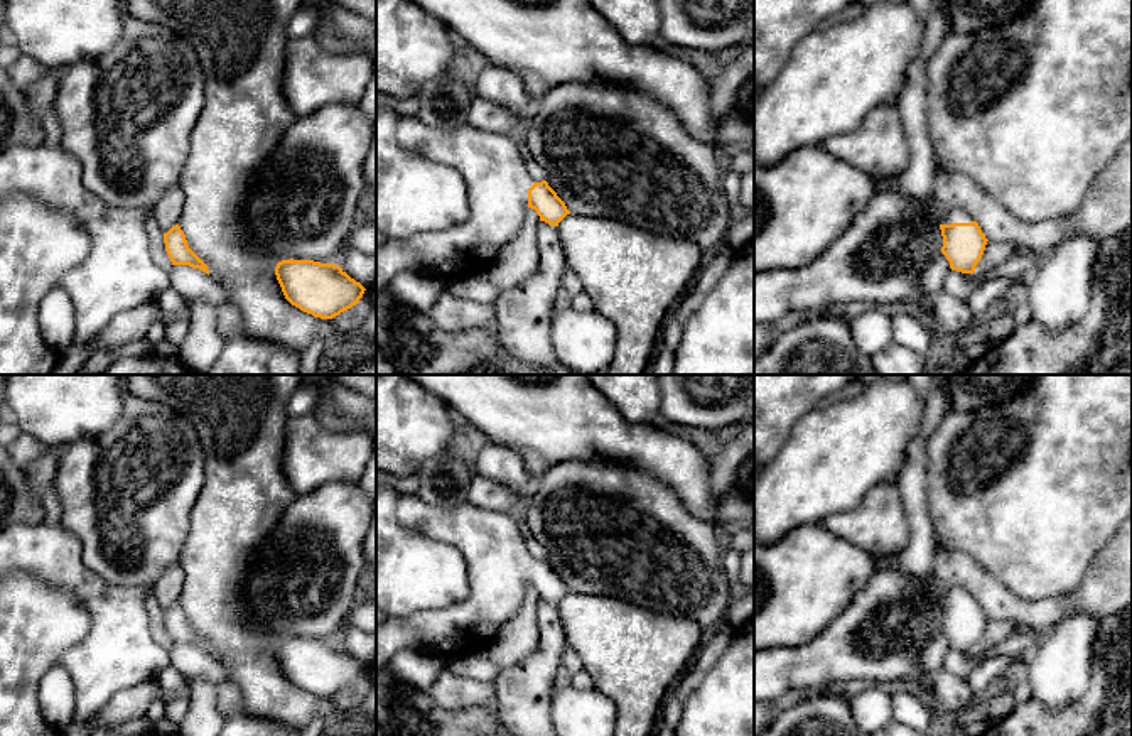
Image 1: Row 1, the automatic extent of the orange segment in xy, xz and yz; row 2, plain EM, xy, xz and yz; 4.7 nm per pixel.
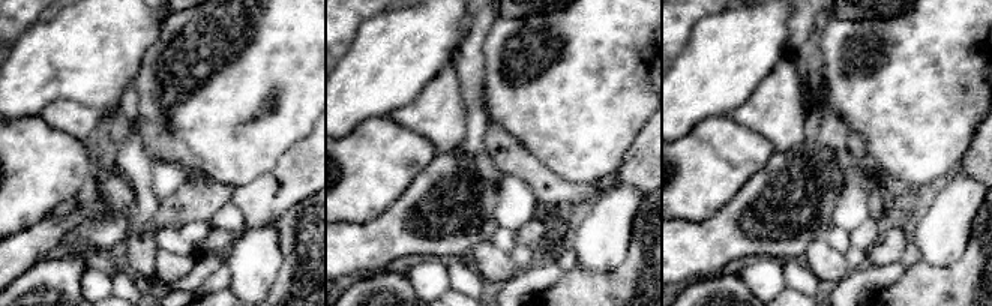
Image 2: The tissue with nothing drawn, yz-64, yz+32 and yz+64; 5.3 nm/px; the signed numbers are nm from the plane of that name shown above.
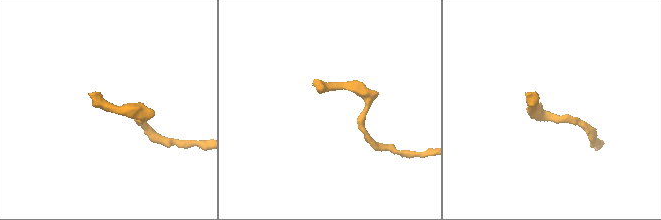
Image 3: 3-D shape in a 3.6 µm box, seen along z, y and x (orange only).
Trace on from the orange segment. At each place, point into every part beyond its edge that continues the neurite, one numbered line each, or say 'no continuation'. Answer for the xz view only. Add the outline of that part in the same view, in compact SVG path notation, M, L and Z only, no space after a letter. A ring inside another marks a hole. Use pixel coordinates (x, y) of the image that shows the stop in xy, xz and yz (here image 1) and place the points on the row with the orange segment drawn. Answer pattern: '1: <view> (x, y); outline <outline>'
1: xz (493, 166); outline M417 116L396 123L402 149L454 169L466 184L469 218L449 230L417 233L405 240L385 238L376 245L376 292L403 270L432 268L444 277L484 268L523 228L528 213L528 189L536 182L526 170L526 154L513 133L496 133L464 123L440 130Z

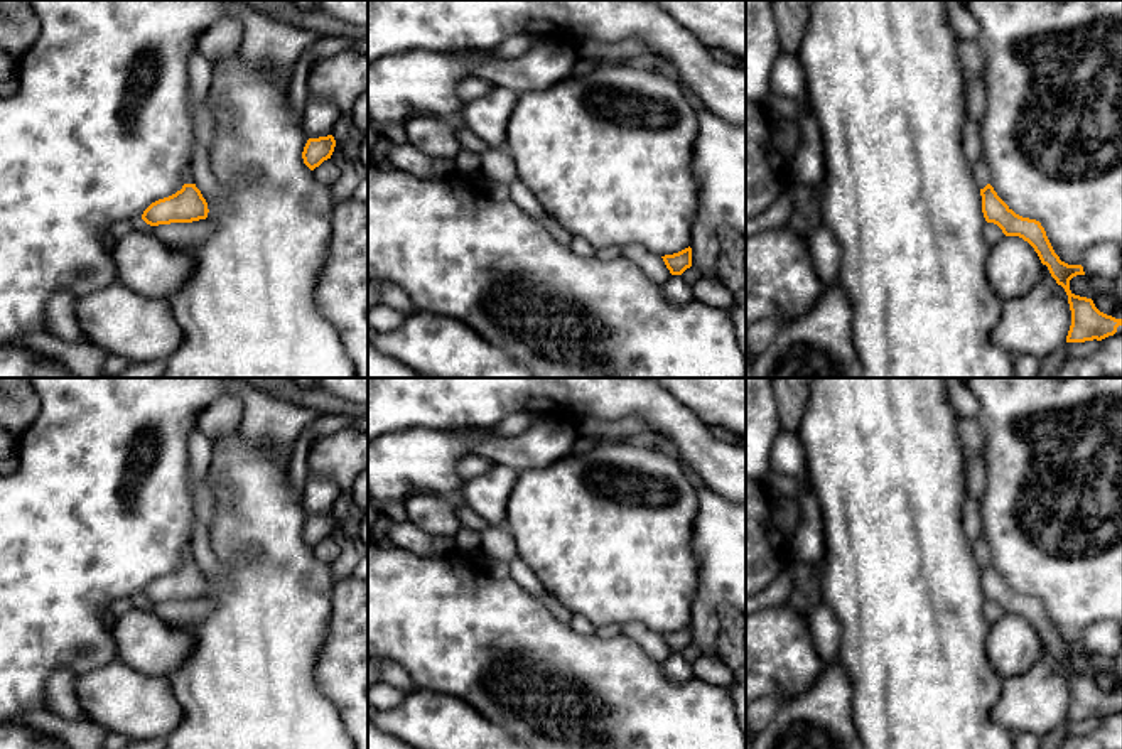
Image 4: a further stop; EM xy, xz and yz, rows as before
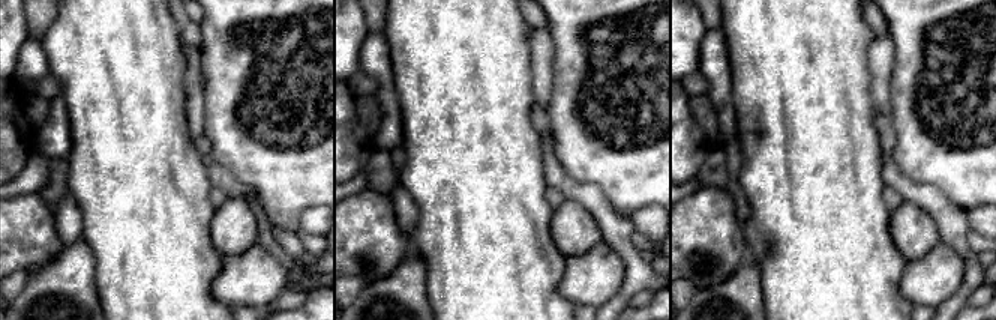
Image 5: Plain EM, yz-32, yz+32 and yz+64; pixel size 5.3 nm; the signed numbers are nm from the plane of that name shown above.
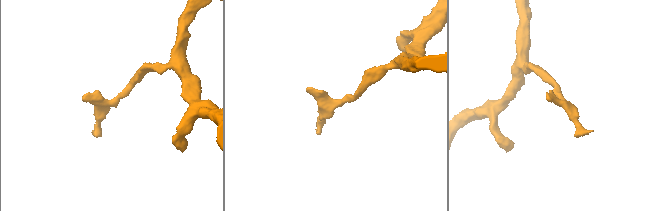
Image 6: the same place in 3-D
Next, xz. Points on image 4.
no continuation

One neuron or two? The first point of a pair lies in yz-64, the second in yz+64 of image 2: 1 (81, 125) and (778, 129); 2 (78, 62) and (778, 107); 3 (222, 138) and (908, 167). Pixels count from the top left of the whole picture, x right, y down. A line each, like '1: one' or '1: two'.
1: one
2: two
3: one

